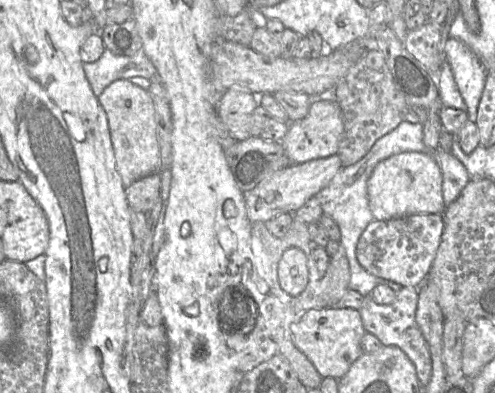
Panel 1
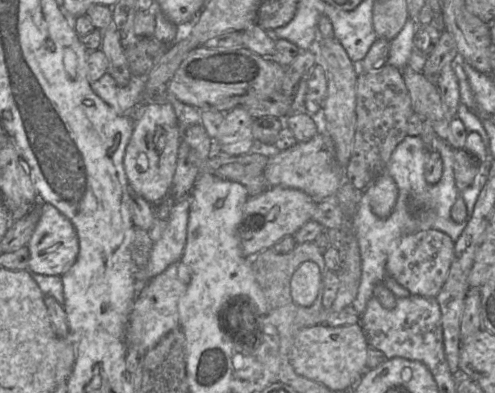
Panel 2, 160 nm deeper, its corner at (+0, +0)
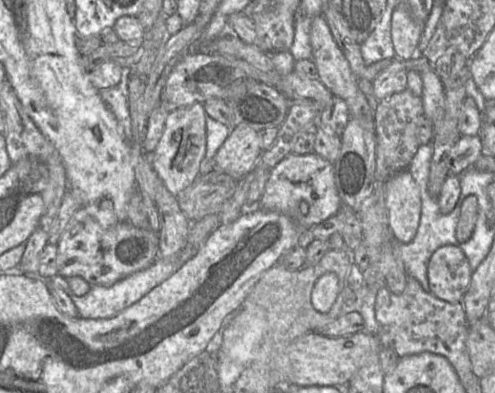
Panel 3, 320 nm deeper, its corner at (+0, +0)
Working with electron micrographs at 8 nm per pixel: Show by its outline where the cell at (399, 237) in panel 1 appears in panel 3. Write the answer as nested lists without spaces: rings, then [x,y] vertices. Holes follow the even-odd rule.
[[[455,245],[439,247],[428,263],[428,291],[450,303],[462,301],[471,281],[472,268]]]

